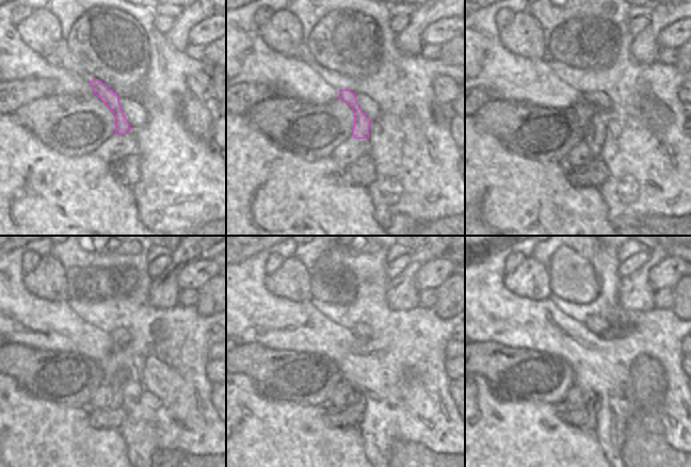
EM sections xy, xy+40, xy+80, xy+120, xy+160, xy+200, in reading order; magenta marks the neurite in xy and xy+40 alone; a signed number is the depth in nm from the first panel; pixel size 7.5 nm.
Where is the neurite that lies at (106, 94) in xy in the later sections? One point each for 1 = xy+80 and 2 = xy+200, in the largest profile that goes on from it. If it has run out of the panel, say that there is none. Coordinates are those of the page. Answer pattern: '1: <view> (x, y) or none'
1: xy+80 (594, 138)
2: xy+200 (592, 407)

